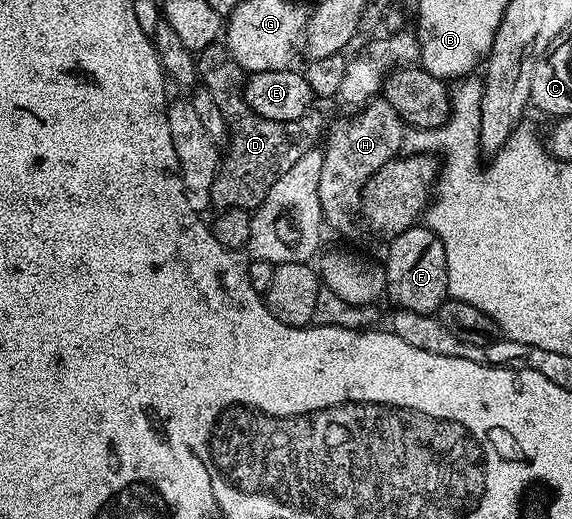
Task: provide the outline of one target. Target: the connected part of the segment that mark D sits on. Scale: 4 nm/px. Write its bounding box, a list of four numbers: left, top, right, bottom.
[196,44,323,211]

